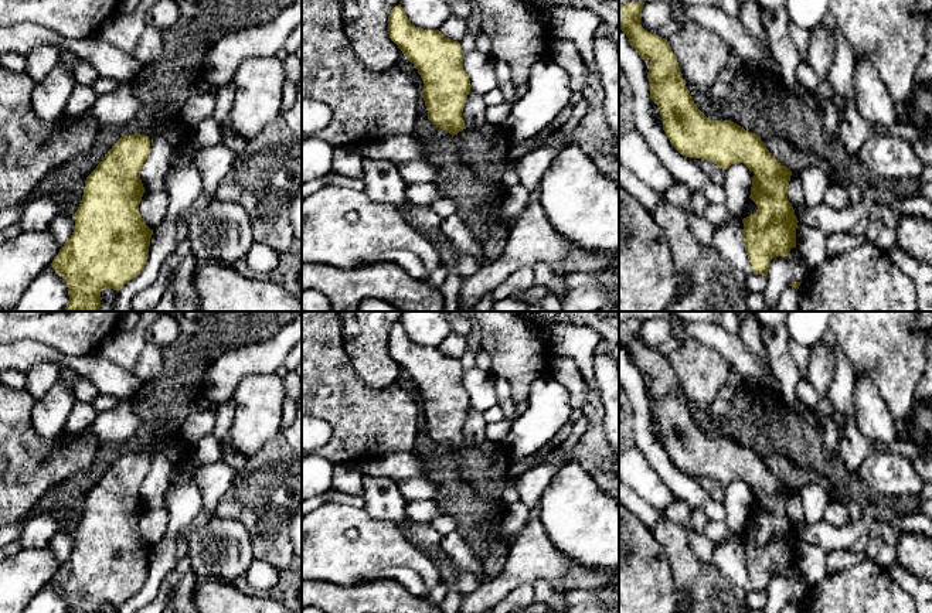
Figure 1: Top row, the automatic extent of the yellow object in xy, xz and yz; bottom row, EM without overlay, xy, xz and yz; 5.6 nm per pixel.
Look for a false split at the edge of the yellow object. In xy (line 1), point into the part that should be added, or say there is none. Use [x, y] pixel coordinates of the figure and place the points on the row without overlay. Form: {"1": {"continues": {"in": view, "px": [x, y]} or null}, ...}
{"1": {"continues": null}}

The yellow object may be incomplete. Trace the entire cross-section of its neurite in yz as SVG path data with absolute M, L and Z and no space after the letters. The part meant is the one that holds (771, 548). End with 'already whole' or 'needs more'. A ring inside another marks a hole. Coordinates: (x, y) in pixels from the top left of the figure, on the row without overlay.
M627 319L619 323L619 345L629 355L630 362L642 377L649 377L647 389L650 416L659 423L663 435L663 447L671 463L686 474L711 479L727 487L731 481L744 480L754 488L749 515L758 527L744 535L744 559L752 589L766 593L771 578L775 573L788 573L796 565L797 535L788 517L788 503L792 488L782 483L766 466L759 452L752 450L732 437L711 437L694 420L686 398L680 392L680 384L666 355L649 350L640 343L642 319Z; already whole

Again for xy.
M122 453L86 494L81 521L72 532L74 549L51 580L51 585L67 597L68 613L101 613L105 606L119 609L144 585L153 546L143 538L139 521L146 508L140 486L149 470L147 453Z; already whole

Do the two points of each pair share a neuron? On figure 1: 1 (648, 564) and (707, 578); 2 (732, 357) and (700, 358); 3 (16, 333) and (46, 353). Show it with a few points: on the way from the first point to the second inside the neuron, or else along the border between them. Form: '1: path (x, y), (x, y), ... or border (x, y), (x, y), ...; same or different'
1: border (655, 540), (667, 557), (674, 585), (691, 595); different
2: border (694, 339), (711, 346), (732, 368); different
3: border (14, 341), (36, 340), (57, 351); different

